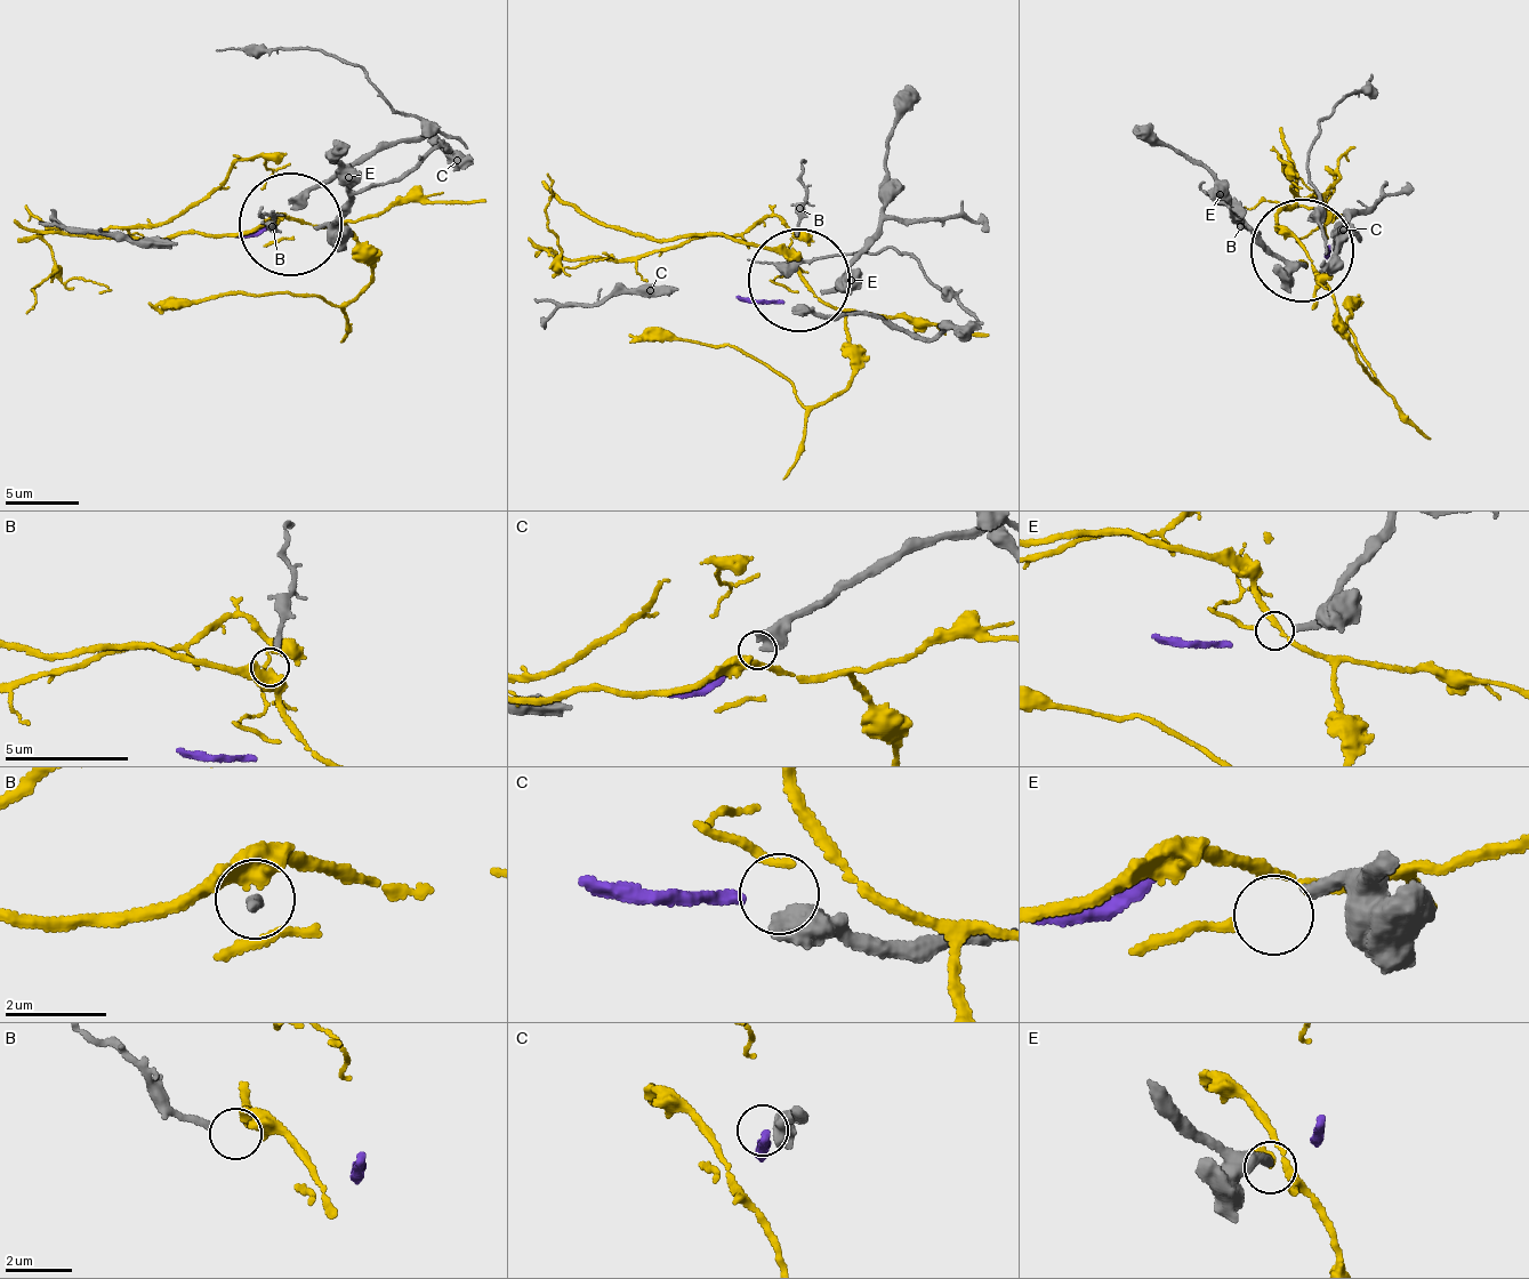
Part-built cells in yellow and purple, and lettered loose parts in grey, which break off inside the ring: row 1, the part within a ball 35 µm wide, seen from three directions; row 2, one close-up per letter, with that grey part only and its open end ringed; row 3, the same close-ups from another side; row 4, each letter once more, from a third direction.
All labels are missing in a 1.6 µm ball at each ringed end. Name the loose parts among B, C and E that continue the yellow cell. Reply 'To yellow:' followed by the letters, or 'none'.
To yellow: none

